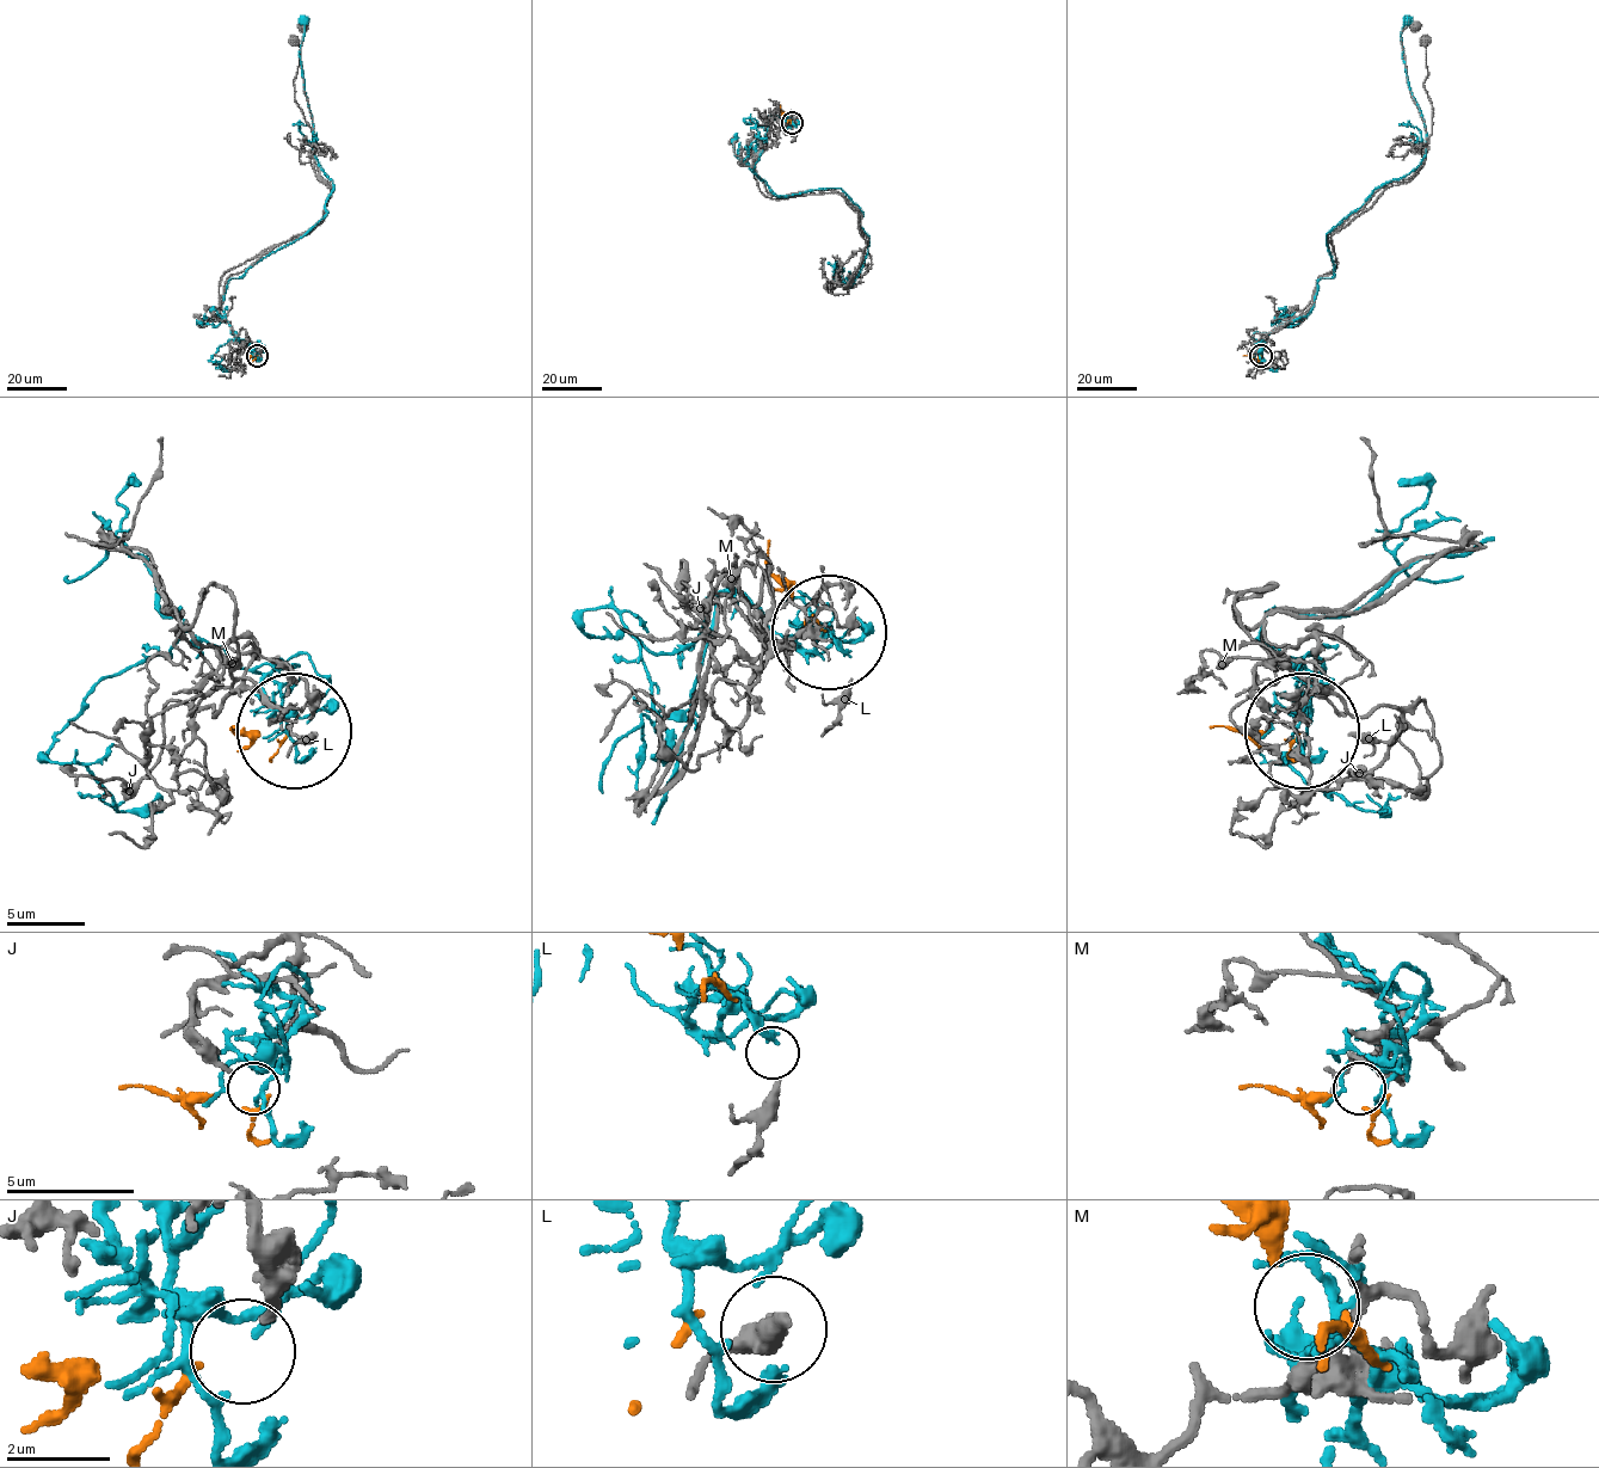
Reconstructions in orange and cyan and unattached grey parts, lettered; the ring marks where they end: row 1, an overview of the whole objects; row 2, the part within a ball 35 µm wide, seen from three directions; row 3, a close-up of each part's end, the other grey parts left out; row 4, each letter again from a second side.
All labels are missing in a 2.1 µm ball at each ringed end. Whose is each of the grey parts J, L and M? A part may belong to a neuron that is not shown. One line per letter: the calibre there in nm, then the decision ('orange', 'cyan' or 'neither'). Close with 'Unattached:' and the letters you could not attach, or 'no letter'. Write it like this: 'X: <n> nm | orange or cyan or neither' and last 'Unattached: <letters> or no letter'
J: 180 nm | orange
L: 320 nm | neither
M: 220 nm | neither
Unattached: L, M

